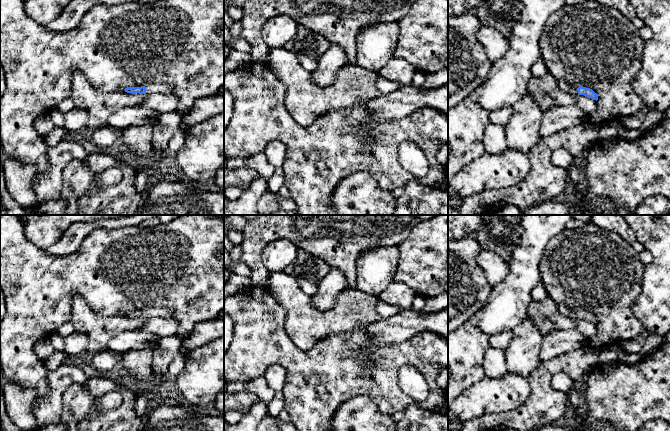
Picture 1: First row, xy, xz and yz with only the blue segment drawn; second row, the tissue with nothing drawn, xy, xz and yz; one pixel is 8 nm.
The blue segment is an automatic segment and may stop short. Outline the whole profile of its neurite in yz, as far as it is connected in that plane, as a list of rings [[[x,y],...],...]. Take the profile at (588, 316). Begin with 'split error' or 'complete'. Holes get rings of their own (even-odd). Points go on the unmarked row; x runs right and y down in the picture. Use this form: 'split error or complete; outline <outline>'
split error; outline [[[558,305],[558,309],[561,312],[561,314],[569,317],[569,318],[579,318],[587,320],[593,324],[598,324],[598,319],[590,312],[581,311],[579,309],[575,308],[569,308],[564,305]]]

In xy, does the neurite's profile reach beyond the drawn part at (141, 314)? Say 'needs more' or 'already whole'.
needs more

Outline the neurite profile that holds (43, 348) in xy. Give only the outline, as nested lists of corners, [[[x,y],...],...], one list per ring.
[[[49,337],[40,339],[35,345],[35,353],[38,358],[45,361],[46,358],[55,351]]]

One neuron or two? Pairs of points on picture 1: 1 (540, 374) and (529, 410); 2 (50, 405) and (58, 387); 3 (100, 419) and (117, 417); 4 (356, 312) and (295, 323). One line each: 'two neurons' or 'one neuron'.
1: one neuron
2: one neuron
3: one neuron
4: one neuron

